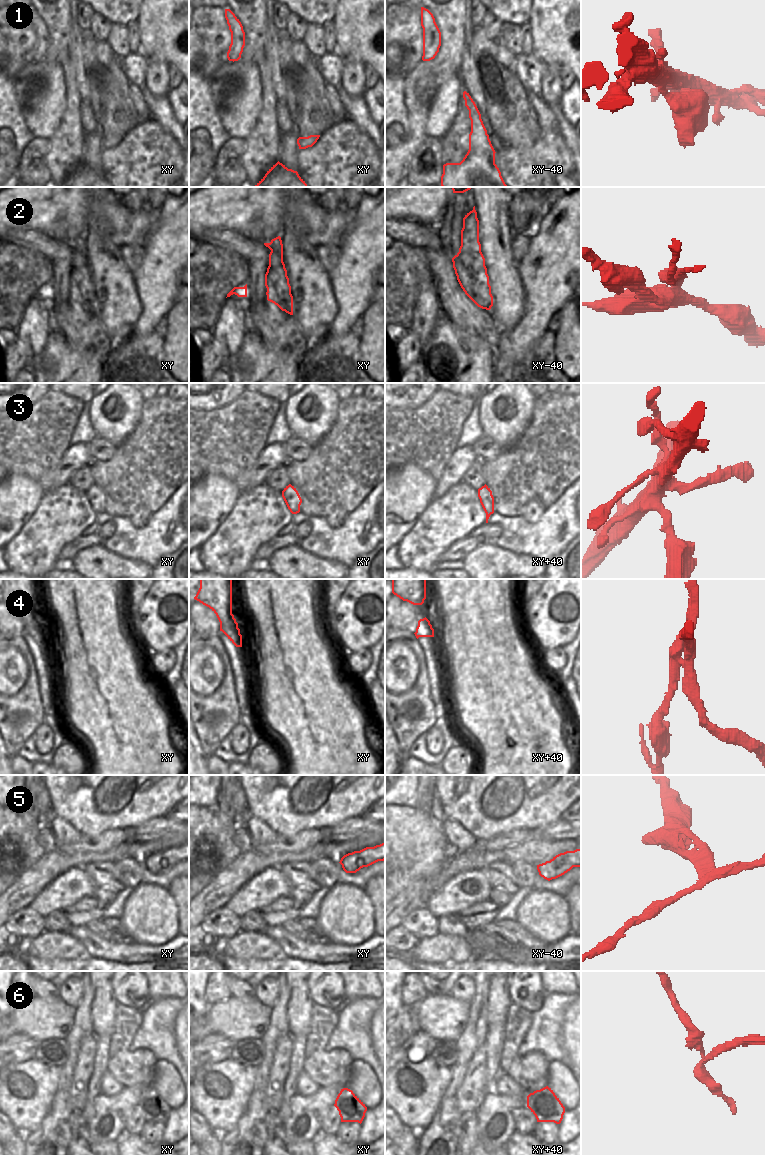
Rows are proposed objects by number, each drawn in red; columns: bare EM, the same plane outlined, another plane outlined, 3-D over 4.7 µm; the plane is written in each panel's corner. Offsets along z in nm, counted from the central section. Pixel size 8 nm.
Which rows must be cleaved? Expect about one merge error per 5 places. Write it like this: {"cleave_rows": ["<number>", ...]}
{"cleave_rows": ["2", "4", "5", "6"]}

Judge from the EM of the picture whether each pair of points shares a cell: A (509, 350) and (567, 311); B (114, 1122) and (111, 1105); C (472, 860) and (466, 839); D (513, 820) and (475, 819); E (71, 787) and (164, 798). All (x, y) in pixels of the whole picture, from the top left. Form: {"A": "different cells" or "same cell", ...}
{"A": "different cells", "B": "same cell", "C": "different cells", "D": "same cell", "E": "same cell"}

